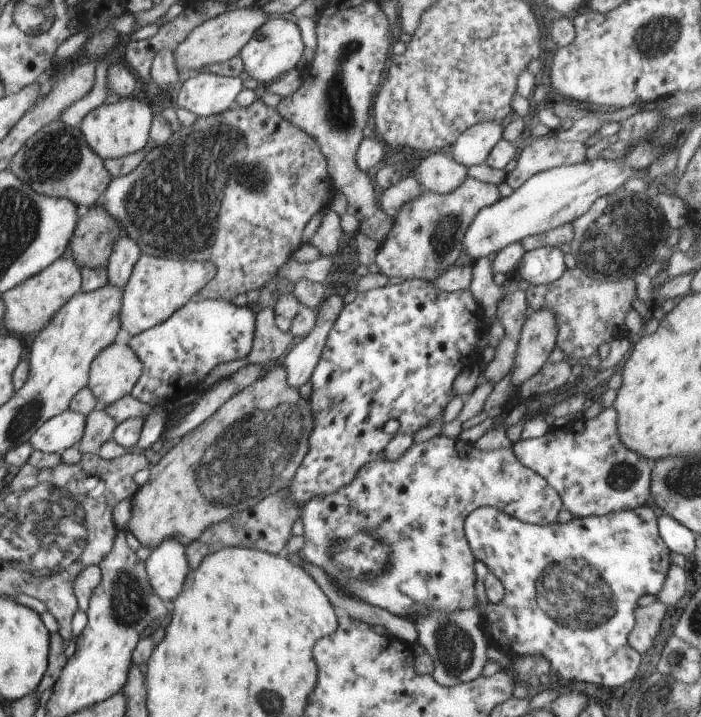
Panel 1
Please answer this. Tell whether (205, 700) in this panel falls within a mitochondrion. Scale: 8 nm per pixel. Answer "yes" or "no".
no

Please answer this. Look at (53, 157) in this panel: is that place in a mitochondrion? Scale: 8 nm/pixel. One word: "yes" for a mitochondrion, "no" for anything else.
yes

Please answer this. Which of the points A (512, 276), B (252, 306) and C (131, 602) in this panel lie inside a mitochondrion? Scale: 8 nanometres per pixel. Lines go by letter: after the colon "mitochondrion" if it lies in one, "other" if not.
A: other
B: other
C: mitochondrion

